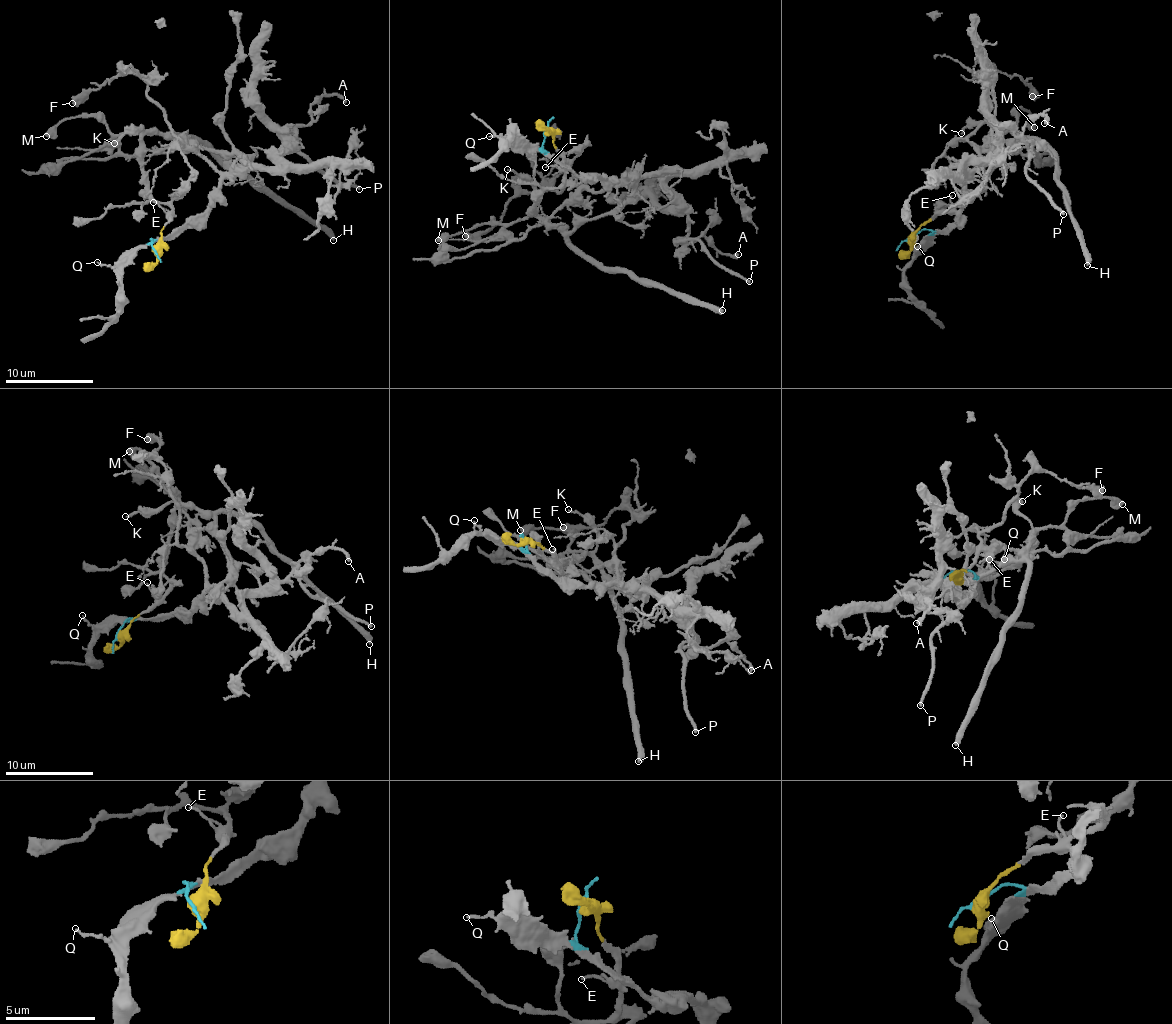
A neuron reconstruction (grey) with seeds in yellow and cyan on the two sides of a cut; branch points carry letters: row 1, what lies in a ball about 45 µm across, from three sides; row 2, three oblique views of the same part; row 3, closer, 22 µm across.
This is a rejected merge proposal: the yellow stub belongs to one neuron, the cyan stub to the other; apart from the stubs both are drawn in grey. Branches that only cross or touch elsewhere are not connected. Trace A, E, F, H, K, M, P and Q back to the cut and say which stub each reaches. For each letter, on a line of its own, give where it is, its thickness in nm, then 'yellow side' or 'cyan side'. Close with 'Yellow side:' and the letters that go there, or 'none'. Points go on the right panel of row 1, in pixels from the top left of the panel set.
A: (1044, 123) | 320 nm | cyan side
E: (952, 195) | 120 nm | yellow side
F: (1032, 96) | 650 nm | cyan side
H: (1087, 265) | 400 nm | yellow side
K: (961, 133) | 150 nm | yellow side
M: (1034, 127) | 600 nm | yellow side
P: (1063, 214) | 240 nm | cyan side
Q: (917, 246) | 150 nm | cyan side
Yellow side: E, H, K, M

